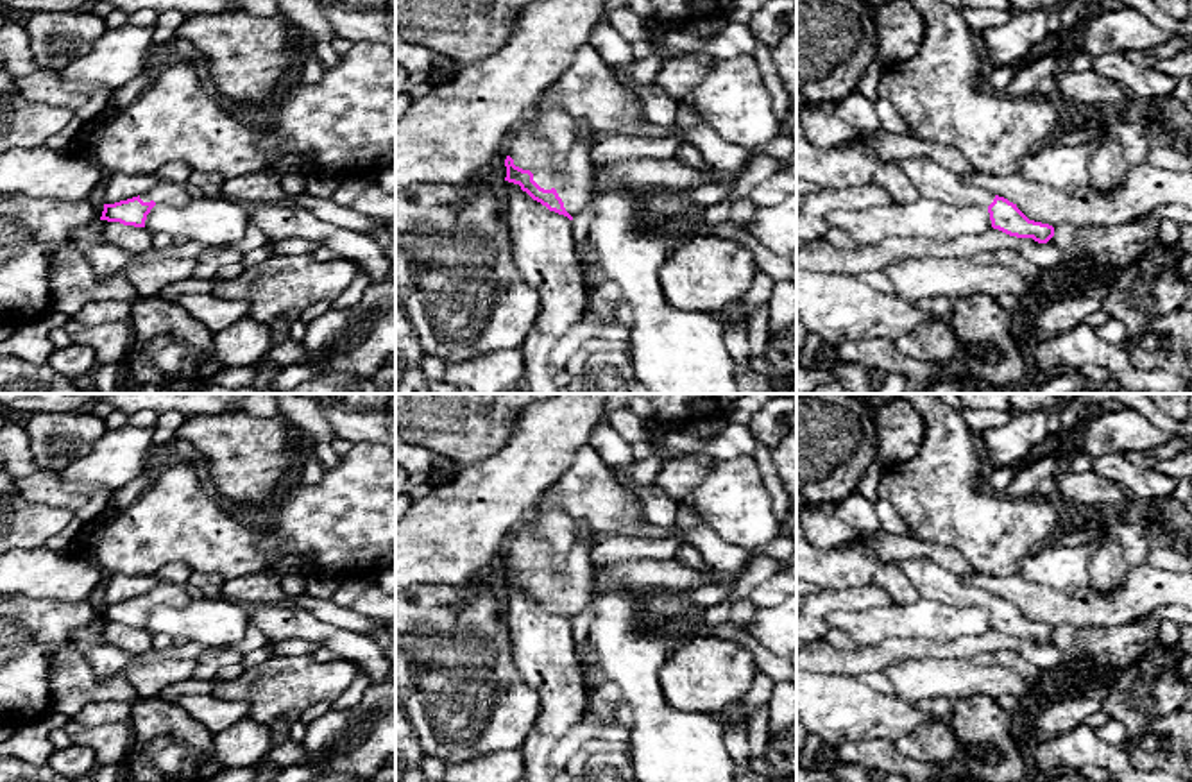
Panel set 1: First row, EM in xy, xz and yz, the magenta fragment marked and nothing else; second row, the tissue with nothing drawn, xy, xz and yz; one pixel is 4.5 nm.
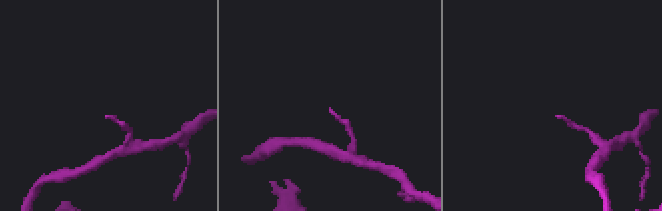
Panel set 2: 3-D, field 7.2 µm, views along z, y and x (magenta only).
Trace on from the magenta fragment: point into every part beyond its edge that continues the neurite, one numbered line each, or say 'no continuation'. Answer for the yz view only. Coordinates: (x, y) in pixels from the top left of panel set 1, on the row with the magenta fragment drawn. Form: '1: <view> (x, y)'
1: yz (851, 165)

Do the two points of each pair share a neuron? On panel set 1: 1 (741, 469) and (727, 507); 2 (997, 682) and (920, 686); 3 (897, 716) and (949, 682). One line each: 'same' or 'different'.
1: same
2: same
3: different

